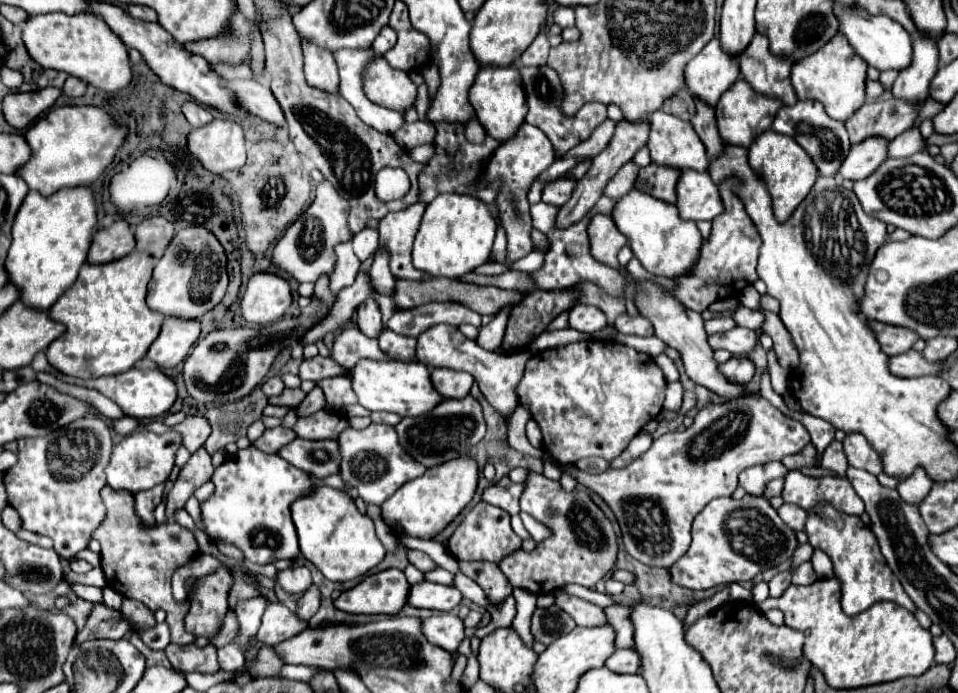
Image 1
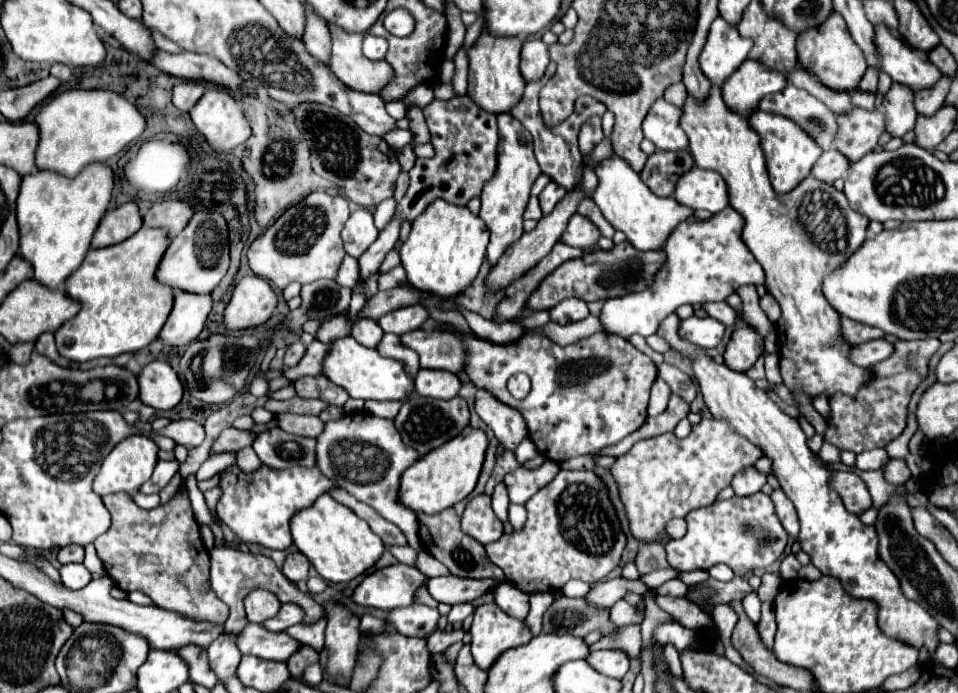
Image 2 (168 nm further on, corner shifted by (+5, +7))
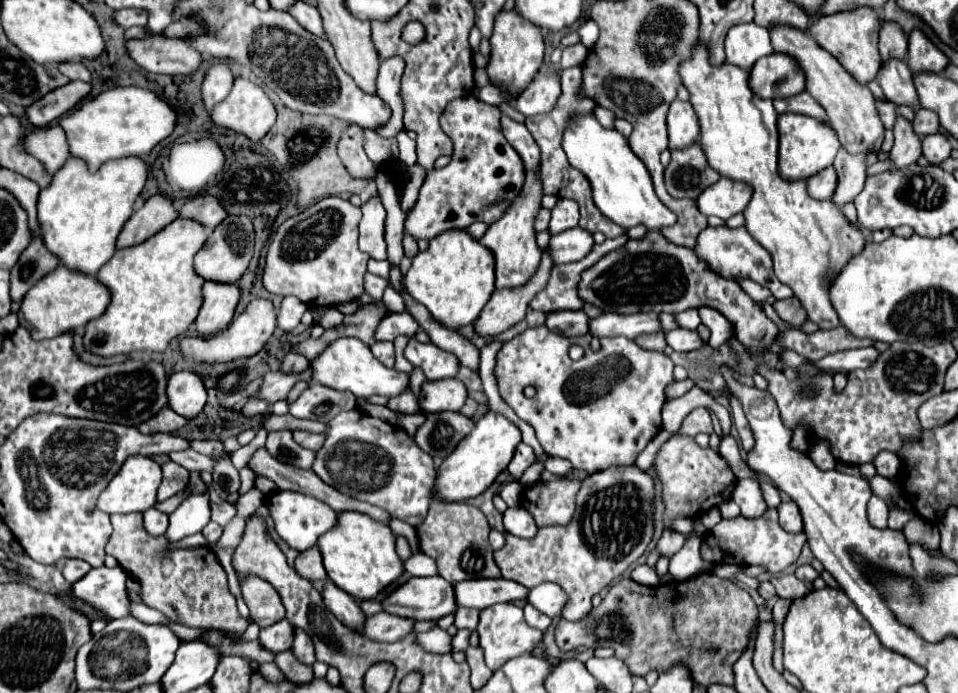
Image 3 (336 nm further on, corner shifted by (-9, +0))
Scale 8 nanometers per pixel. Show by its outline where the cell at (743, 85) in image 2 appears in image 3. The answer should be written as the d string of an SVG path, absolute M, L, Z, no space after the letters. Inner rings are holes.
M773 52L755 62L749 84L761 98L789 98L805 90L805 74L791 56Z

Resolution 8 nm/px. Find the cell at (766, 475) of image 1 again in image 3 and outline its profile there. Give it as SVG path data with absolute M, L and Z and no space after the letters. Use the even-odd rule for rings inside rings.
M755 478L739 480L731 494L731 500L741 508L743 518L749 518L749 520L763 516L763 512L767 510L767 504L759 490L759 482Z

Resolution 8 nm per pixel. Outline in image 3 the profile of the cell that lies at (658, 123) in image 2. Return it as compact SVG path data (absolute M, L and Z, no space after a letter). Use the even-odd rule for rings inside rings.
M675 98L669 104L667 130L669 130L669 148L683 148L697 142L699 122L691 102L681 102L679 98Z

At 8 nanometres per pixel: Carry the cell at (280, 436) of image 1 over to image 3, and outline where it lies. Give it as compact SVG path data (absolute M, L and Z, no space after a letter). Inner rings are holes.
M191 448L185 450L185 452L171 452L169 458L175 464L179 464L179 466L183 466L187 470L195 470L195 472L207 470L207 472L211 472L211 458L203 458L199 452L195 452Z

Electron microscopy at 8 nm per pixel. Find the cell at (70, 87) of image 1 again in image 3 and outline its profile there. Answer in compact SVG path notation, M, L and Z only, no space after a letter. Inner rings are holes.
M61 62L57 64L59 72L65 74L69 80L83 80L83 82L91 82L91 72L81 64L81 62Z

